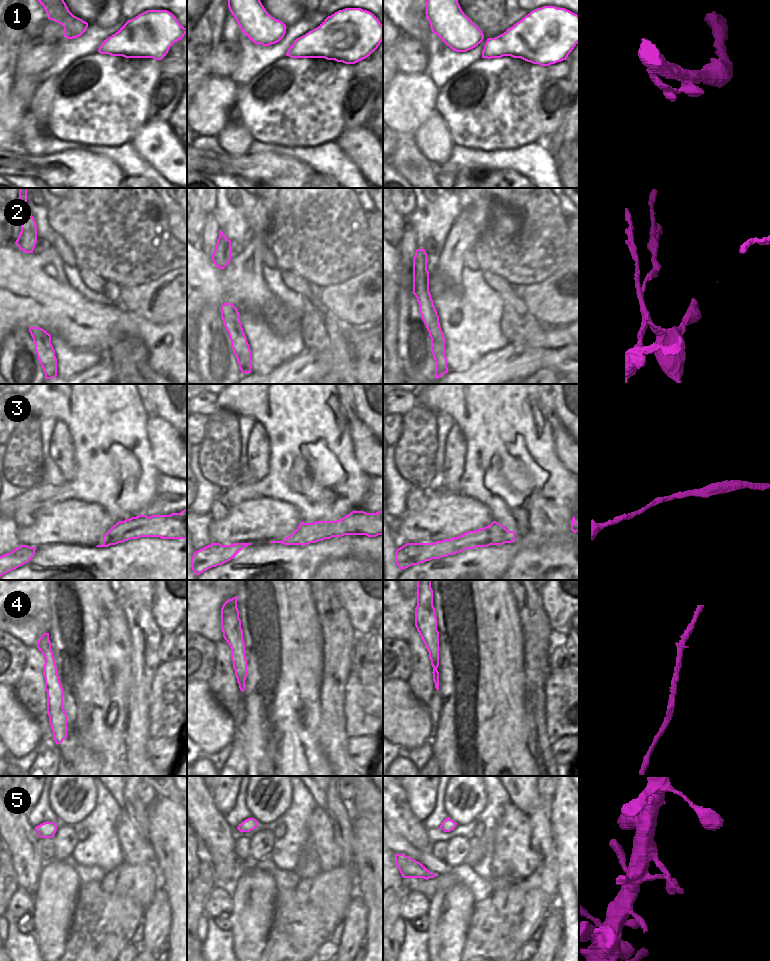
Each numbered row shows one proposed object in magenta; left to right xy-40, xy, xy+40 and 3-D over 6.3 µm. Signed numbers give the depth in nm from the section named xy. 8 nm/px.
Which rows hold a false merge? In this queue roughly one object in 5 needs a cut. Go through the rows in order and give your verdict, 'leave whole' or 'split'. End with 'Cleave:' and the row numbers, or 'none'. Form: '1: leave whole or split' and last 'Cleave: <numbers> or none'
1: leave whole
2: split
3: leave whole
4: leave whole
5: leave whole
Cleave: 2

